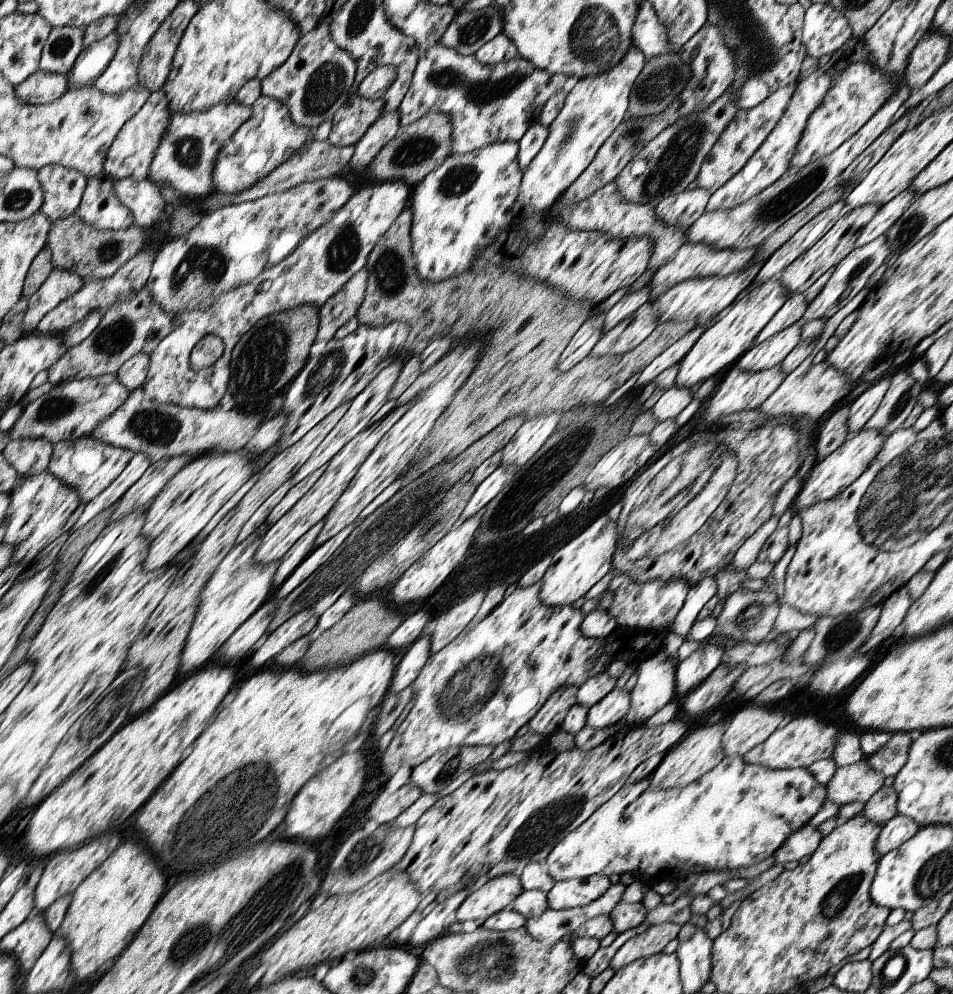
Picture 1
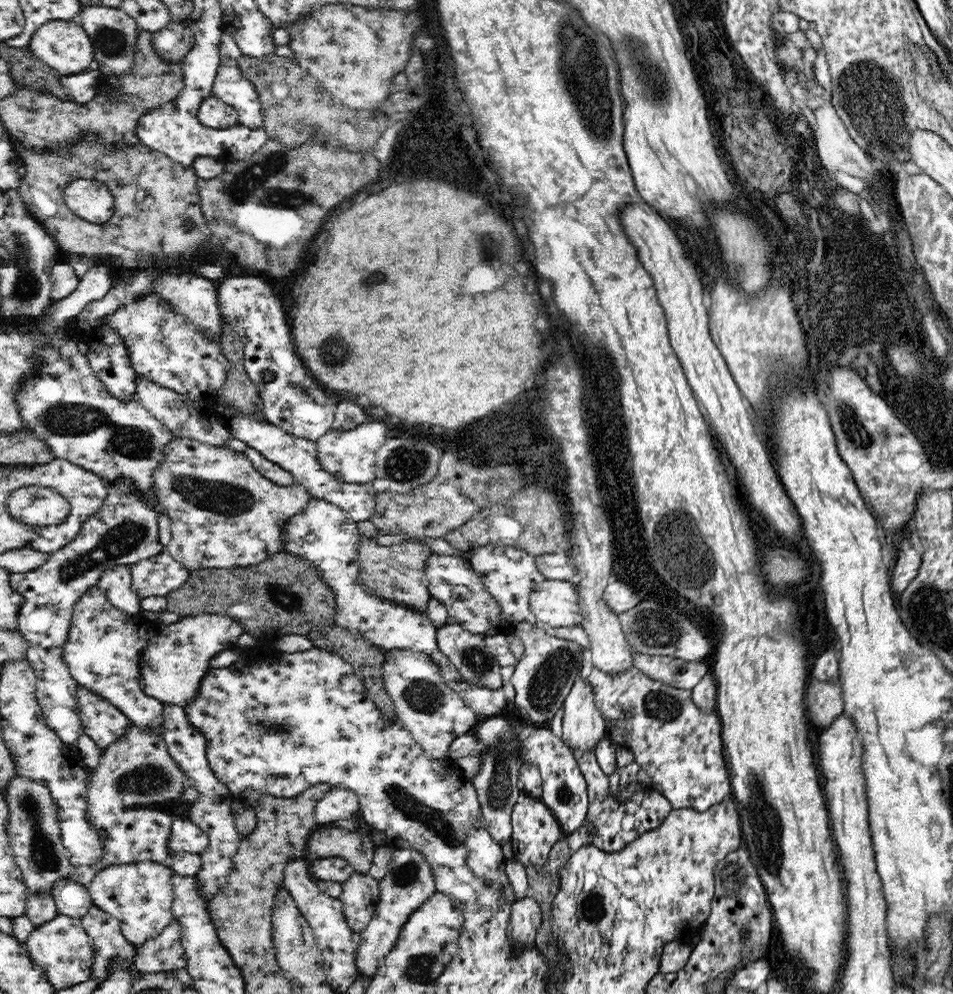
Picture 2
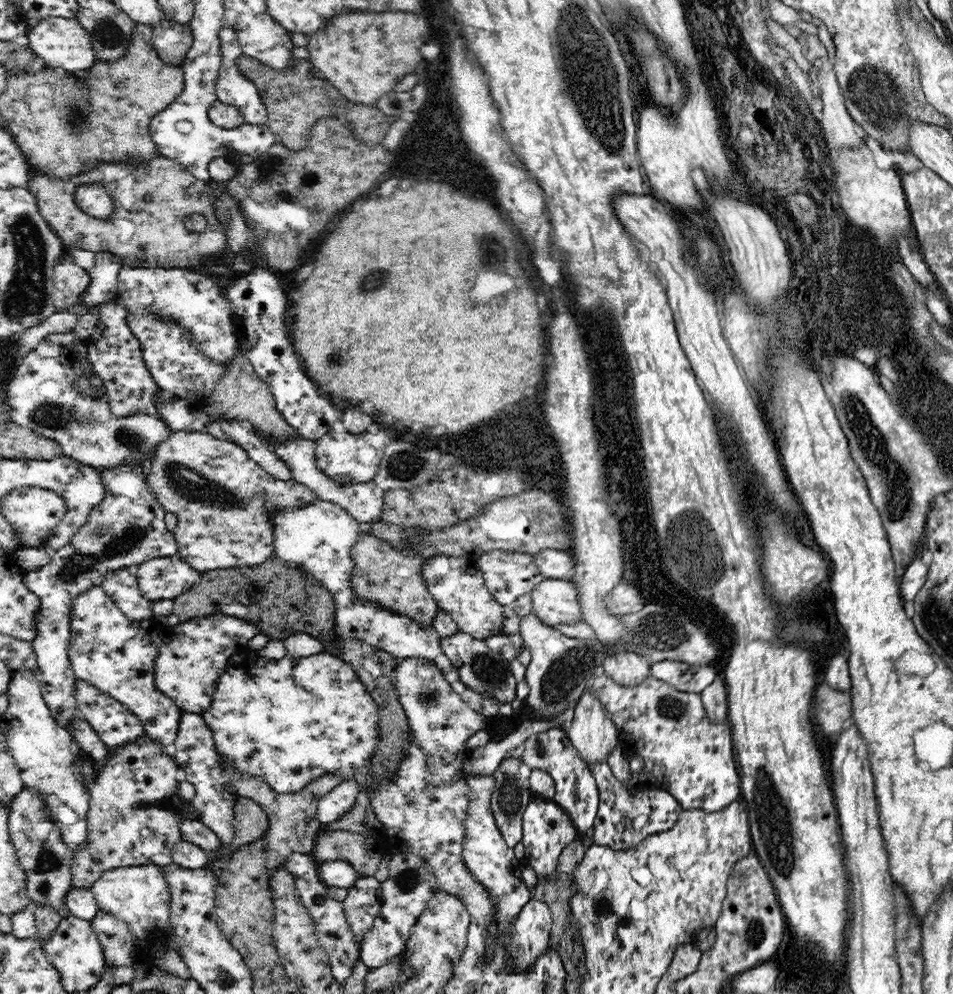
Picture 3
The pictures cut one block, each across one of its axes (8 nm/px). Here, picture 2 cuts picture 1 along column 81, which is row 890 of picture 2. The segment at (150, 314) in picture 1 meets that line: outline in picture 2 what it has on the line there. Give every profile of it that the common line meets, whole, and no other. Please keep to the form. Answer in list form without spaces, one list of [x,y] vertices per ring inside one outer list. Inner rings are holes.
[[[354,872],[342,882],[342,896],[338,900],[342,902],[346,924],[360,934],[366,926],[370,926],[370,920],[378,908],[380,880],[372,878],[372,874]]]

